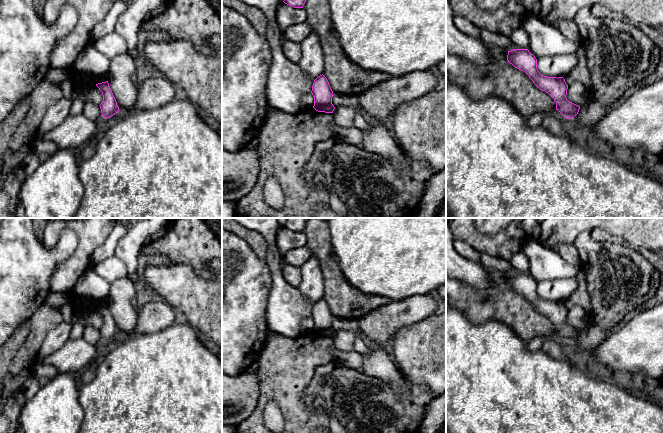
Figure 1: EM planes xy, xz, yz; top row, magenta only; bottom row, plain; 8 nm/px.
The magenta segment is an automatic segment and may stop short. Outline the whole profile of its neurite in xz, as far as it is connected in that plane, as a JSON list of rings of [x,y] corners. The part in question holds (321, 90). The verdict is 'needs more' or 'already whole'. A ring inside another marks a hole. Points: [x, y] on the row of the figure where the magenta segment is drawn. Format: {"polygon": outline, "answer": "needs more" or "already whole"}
{"polygon": [[[323,74],[314,80],[311,93],[314,97],[313,108],[316,111],[333,113],[335,109],[332,104],[333,91],[327,78]]], "answer": "already whole"}

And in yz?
{"polygon": [[[528,49],[508,51],[507,60],[515,68],[524,71],[540,90],[548,93],[556,102],[556,110],[566,119],[574,118],[578,114],[580,106],[566,98],[568,85],[565,79],[542,75],[537,69],[537,59]]], "answer": "already whole"}

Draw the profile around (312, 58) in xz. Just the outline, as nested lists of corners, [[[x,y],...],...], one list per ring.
[[[311,31],[300,46],[301,59],[298,65],[309,78],[316,79],[324,70],[324,54],[317,34]]]

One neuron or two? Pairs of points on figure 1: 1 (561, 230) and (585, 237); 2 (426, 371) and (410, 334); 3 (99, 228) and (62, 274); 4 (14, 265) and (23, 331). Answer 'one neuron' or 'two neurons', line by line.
1: two neurons
2: one neuron
3: one neuron
4: two neurons

